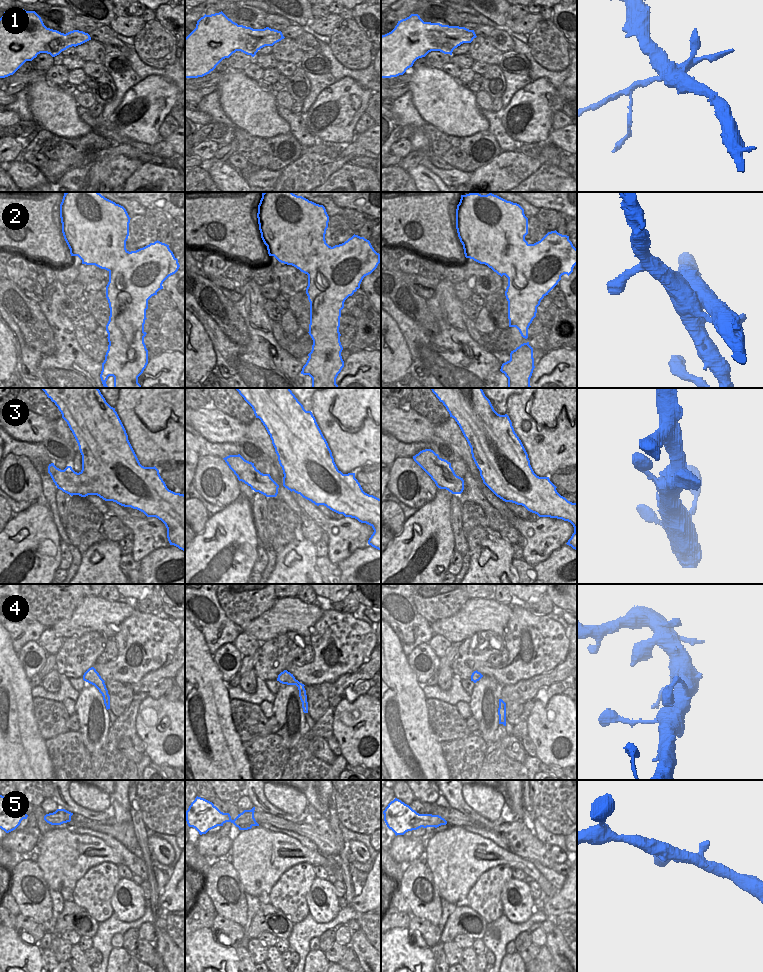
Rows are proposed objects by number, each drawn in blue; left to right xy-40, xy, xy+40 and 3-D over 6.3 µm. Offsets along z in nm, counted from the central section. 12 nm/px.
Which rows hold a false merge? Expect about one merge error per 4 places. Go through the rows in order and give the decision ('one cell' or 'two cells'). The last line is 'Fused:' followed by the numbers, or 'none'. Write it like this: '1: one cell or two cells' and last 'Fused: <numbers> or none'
1: two cells
2: two cells
3: one cell
4: one cell
5: one cell
Fused: 1, 2

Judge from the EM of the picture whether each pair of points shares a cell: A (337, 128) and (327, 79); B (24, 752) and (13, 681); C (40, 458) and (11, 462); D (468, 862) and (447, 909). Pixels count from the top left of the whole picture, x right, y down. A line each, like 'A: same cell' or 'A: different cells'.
A: different cells
B: same cell
C: different cells
D: different cells

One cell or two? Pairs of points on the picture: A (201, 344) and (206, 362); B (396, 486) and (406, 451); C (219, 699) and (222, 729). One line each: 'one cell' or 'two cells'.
A: one cell
B: two cells
C: one cell

